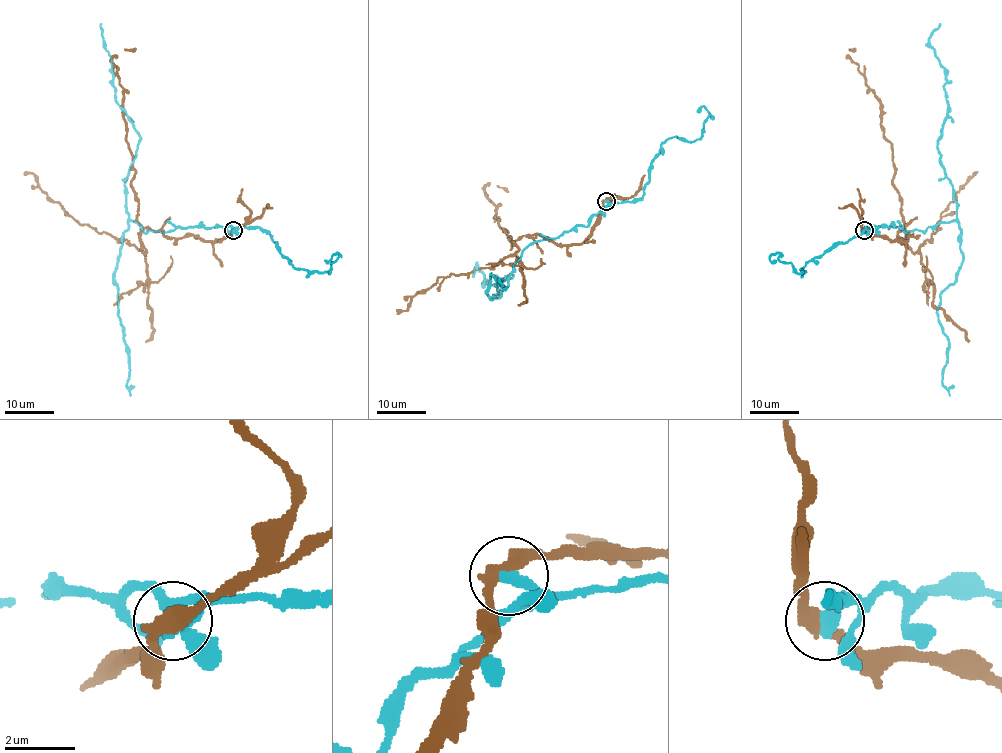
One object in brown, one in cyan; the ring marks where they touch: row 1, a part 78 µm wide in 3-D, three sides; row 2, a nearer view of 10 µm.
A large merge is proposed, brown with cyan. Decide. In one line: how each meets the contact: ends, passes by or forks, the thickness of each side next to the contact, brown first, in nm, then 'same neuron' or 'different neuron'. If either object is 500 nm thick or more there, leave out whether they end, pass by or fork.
brown passes by; cyan ends; calibres 400 and 420 nm; different neuron

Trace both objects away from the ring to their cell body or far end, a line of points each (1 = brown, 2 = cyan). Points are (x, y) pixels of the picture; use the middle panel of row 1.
1: (606, 201), (600, 221), (581, 243), (557, 246), (537, 234), (511, 241), (484, 188), (489, 183), (508, 191)
2: (606, 201), (586, 226), (532, 242), (501, 292), (496, 287), (510, 274), (490, 285), (476, 265), (472, 276)

